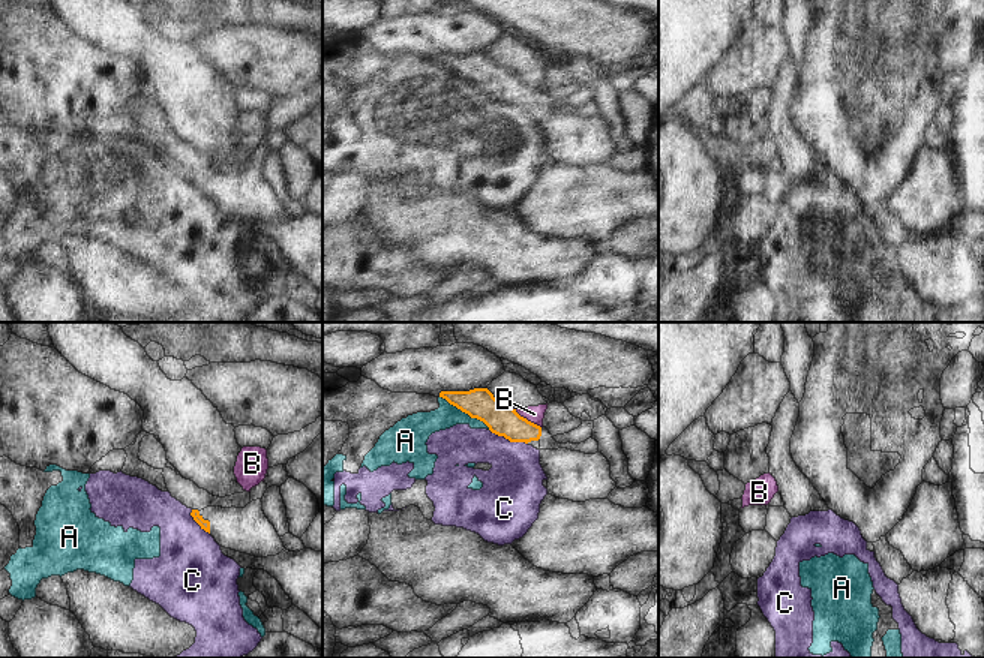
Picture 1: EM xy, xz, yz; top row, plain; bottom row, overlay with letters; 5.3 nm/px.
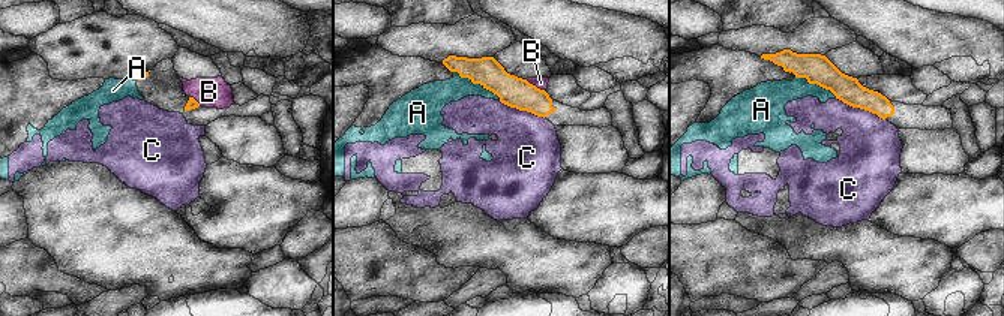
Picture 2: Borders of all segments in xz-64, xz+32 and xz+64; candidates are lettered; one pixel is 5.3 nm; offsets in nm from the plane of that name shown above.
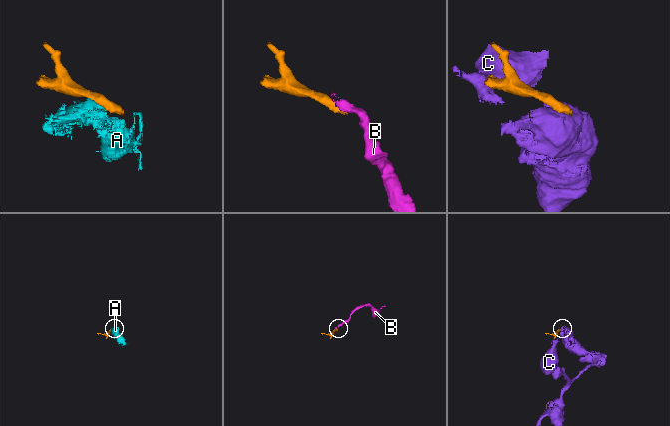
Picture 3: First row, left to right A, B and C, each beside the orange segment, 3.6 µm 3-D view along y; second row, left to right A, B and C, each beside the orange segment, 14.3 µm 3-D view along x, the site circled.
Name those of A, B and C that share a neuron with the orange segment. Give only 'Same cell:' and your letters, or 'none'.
Same cell: none

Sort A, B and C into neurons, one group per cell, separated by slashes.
A C / B

